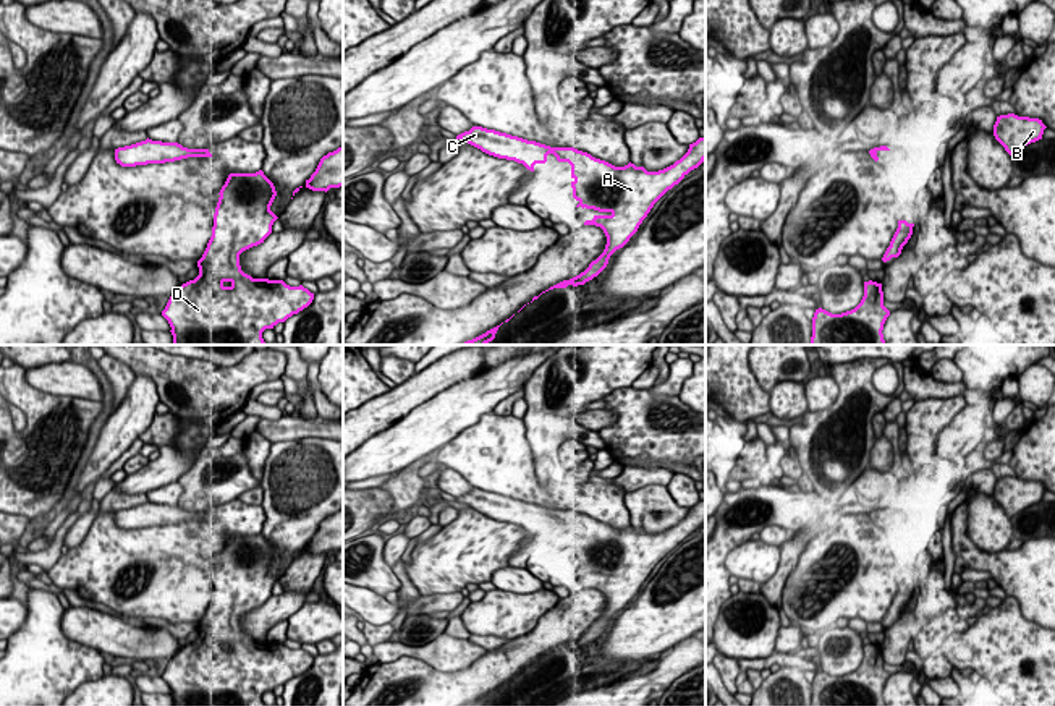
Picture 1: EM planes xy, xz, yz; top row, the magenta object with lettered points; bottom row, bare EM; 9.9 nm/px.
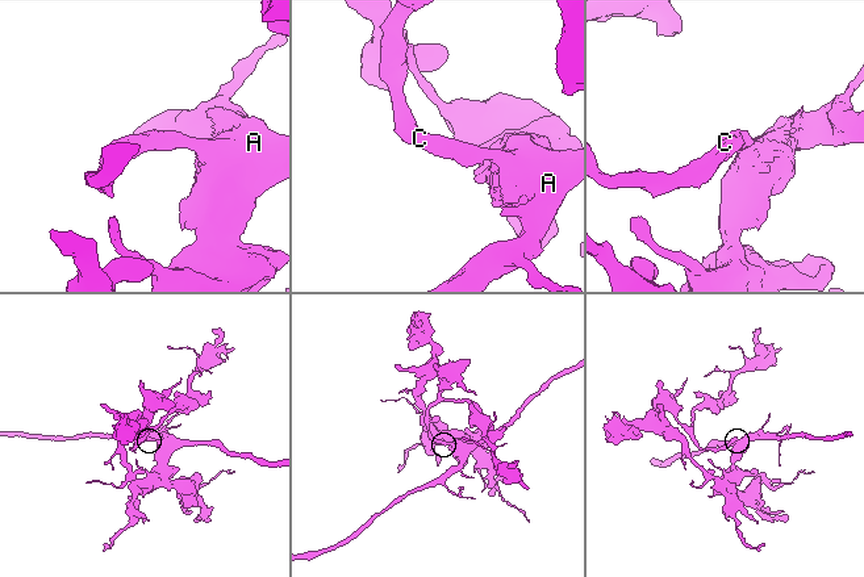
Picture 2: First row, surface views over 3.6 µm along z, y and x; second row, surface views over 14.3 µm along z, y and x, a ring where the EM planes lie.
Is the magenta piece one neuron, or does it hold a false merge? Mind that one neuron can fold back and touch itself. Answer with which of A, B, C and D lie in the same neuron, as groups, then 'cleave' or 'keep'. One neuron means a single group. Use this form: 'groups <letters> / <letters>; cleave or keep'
groups A B C D; keep

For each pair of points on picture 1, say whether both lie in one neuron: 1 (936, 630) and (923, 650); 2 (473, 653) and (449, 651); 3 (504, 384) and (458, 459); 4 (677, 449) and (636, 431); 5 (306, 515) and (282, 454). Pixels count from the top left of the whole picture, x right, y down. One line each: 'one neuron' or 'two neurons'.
1: one neuron
2: one neuron
3: two neurons
4: one neuron
5: one neuron

